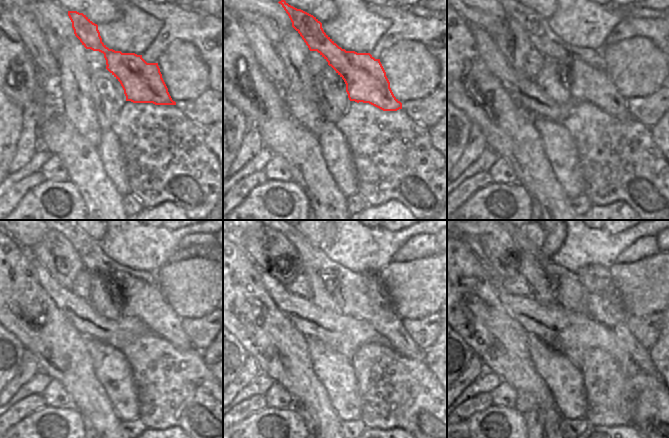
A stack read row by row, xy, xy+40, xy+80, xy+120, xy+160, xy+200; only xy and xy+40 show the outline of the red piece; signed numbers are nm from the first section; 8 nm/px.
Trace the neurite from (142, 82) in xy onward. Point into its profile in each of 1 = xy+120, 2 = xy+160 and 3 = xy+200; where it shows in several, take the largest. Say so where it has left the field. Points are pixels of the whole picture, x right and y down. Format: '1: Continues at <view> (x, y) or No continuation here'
1: Continues at xy+120 (140, 296)
2: Continues at xy+160 (353, 300)
3: Continues at xy+200 (569, 293).

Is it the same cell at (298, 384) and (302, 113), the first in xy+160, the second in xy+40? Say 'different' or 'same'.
different

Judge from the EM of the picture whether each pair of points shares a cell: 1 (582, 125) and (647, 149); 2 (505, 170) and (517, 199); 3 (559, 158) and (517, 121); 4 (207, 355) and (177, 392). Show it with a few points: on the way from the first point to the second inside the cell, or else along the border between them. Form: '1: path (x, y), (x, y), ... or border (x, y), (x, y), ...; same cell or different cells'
1: path (598, 135), (602, 139), (631, 139); same cell
2: border (492, 180), (495, 182), (515, 183); different cells
3: border (533, 124), (541, 138), (543, 153), (552, 167); different cells
4: border (201, 351), (201, 357), (212, 374); different cells

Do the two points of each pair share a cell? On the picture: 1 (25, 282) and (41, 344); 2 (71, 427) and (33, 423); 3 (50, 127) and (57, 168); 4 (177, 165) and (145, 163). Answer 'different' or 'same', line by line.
1: same
2: same
3: different
4: same

